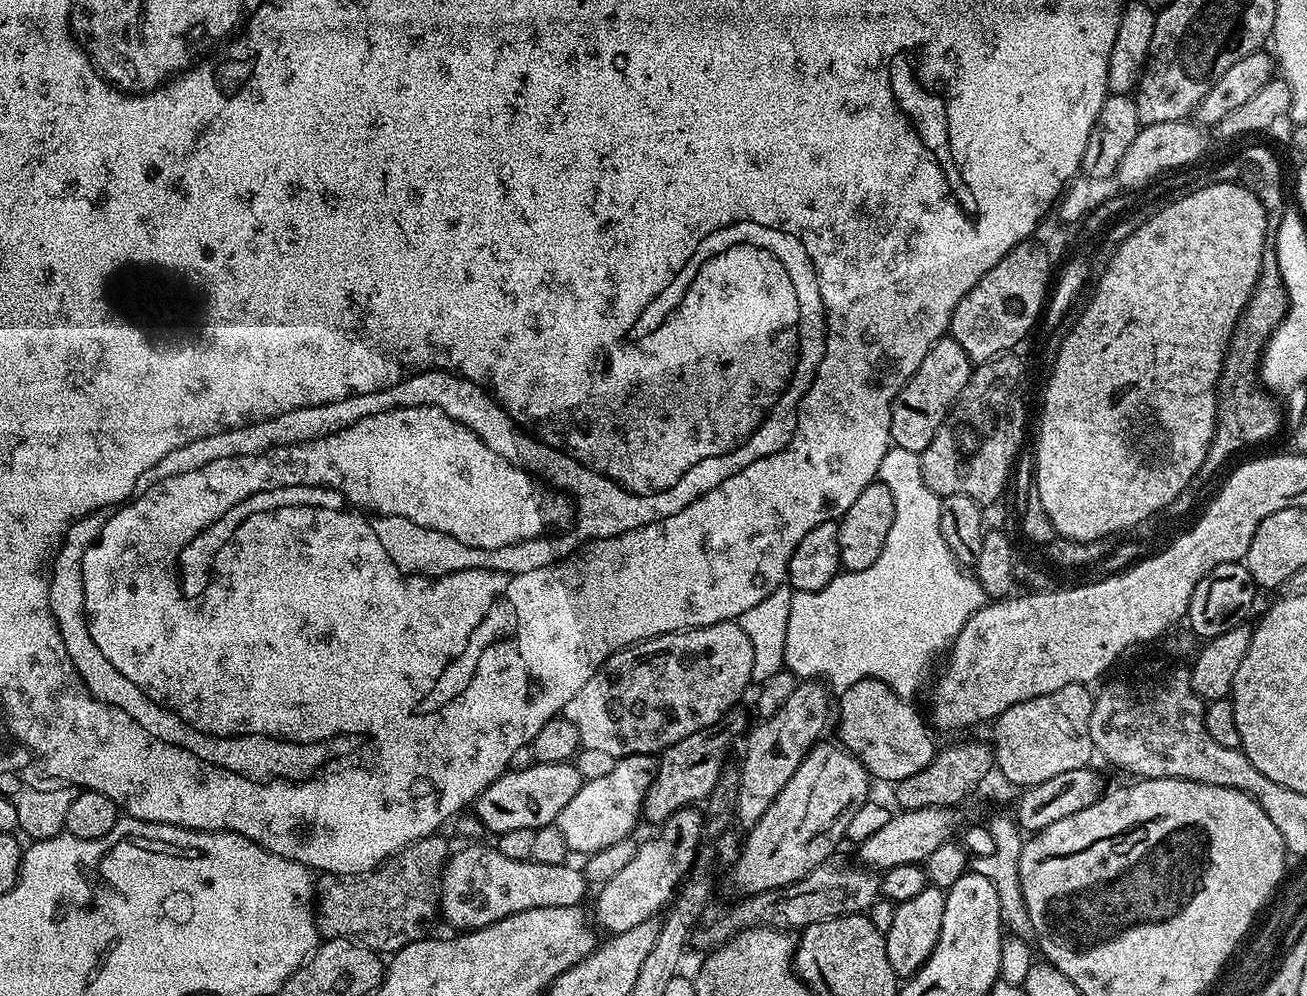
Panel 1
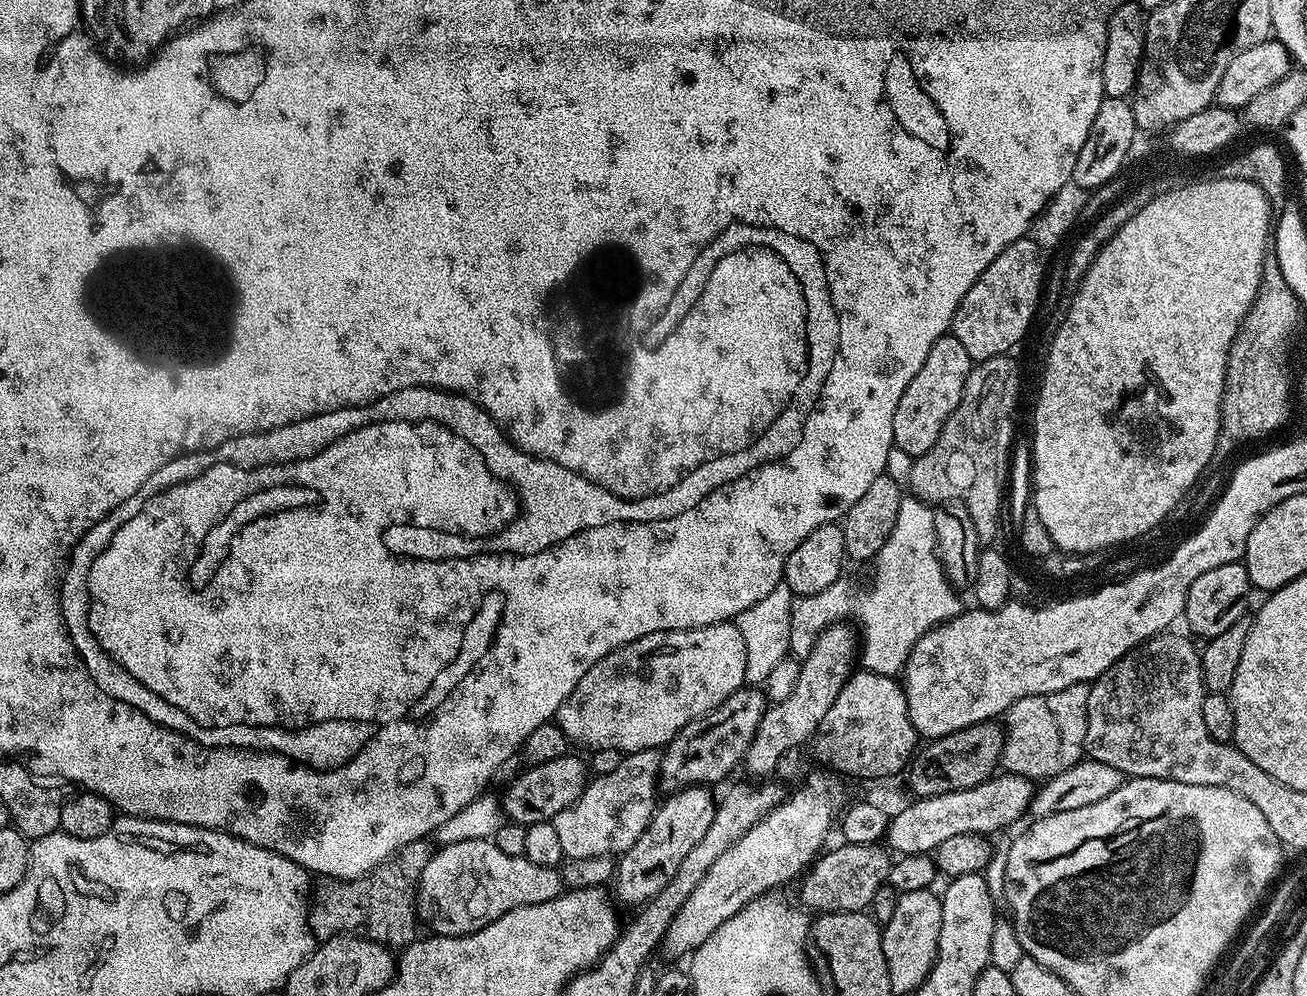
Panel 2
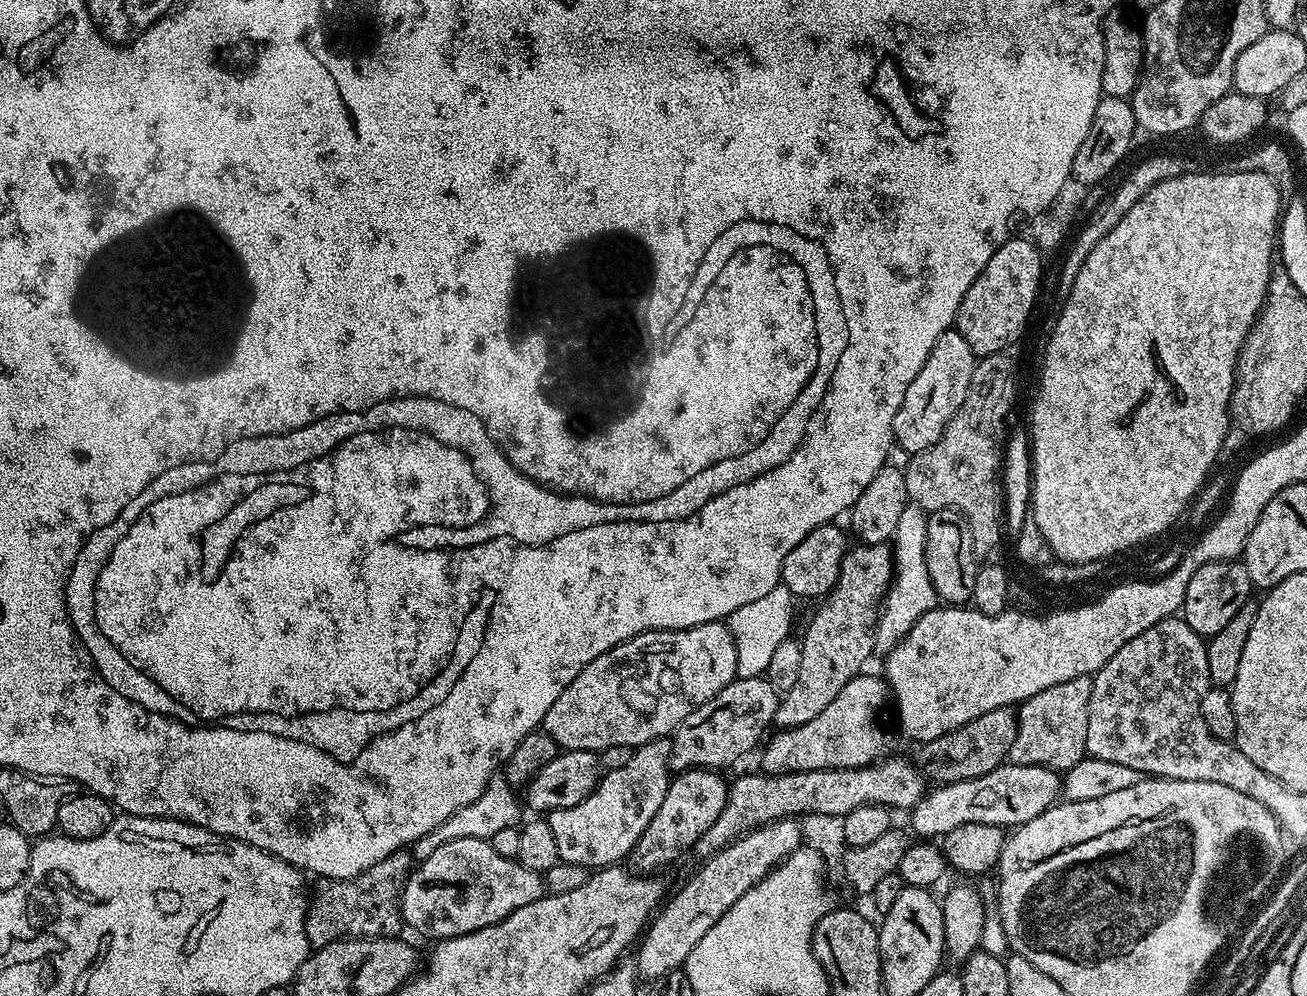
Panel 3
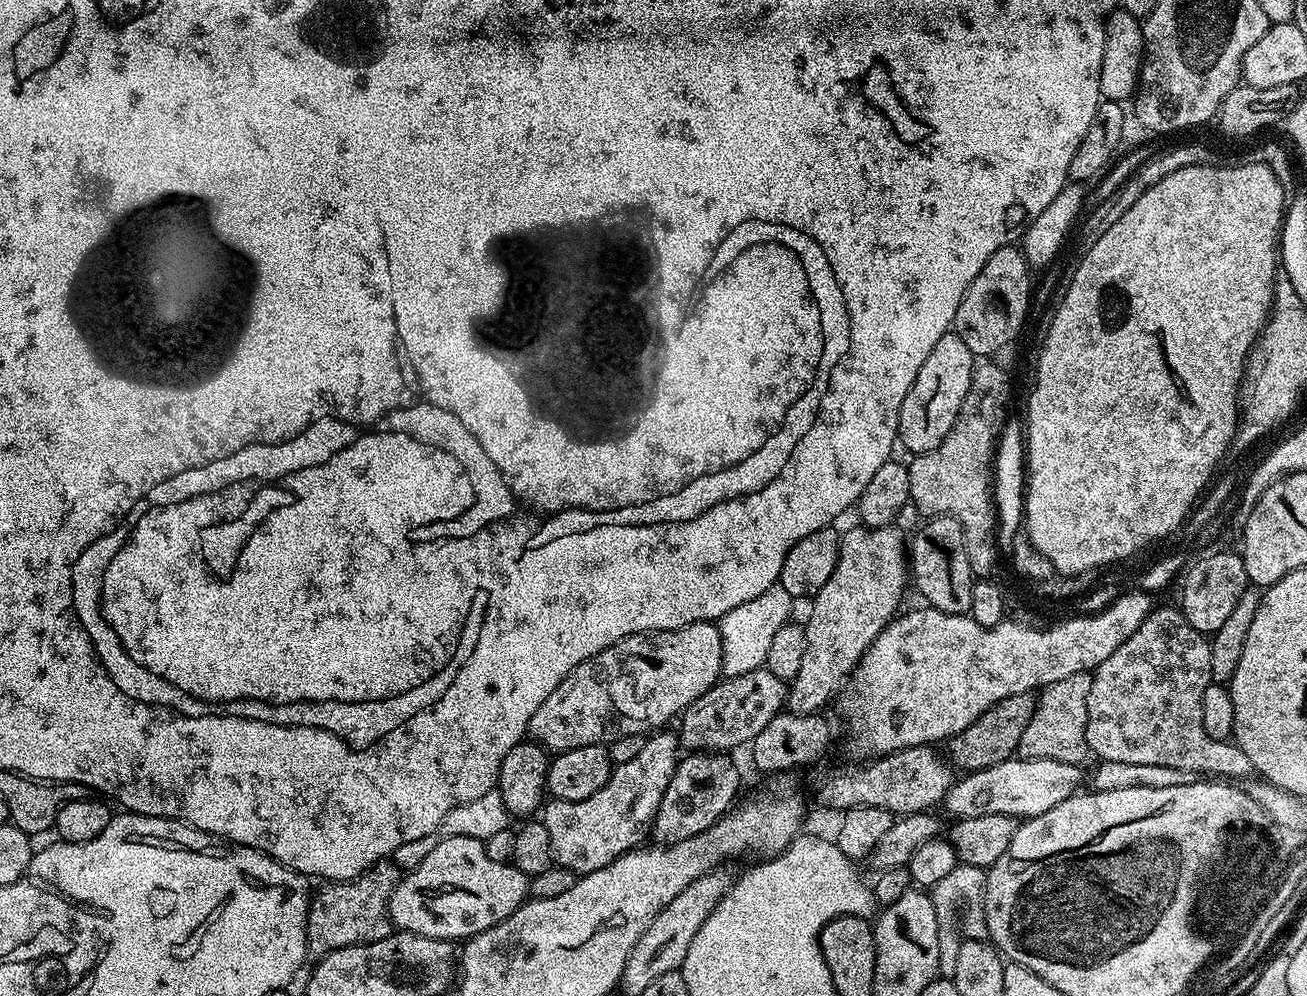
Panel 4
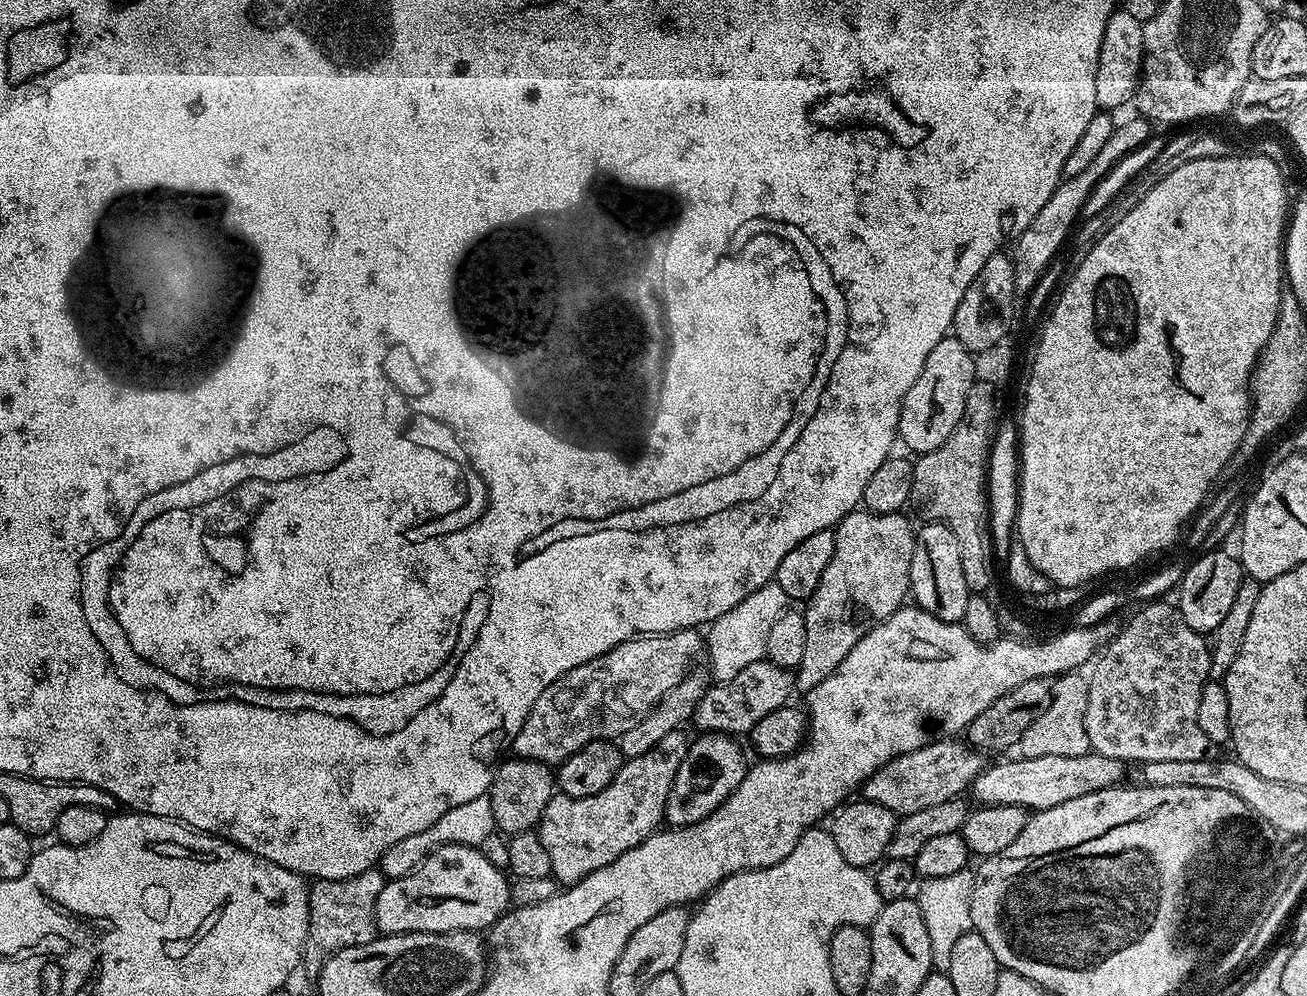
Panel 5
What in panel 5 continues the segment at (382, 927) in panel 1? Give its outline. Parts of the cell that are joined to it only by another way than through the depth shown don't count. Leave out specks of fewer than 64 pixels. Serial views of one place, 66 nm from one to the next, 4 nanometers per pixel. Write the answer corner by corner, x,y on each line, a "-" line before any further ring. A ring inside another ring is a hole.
379,867
368,868
362,874
345,880
317,880
308,890
308,933
304,943
303,967
319,973
328,957
350,946
362,946
375,940
376,903
382,894
386,877

